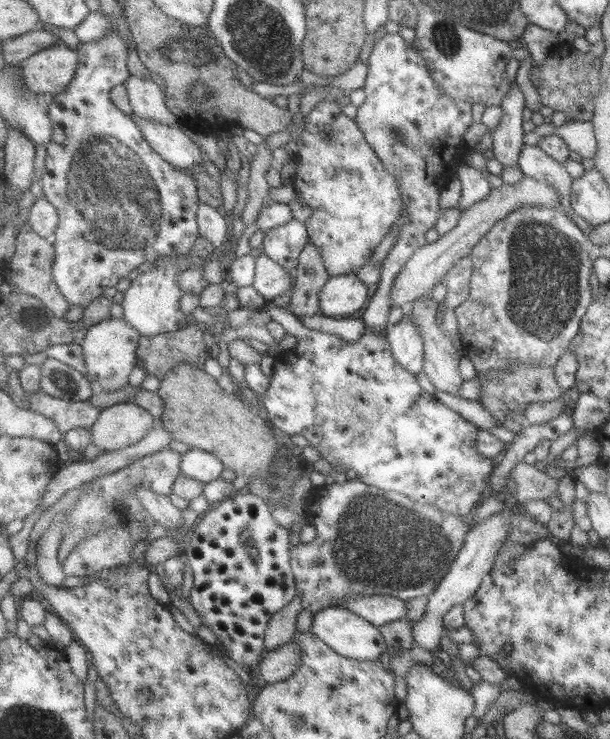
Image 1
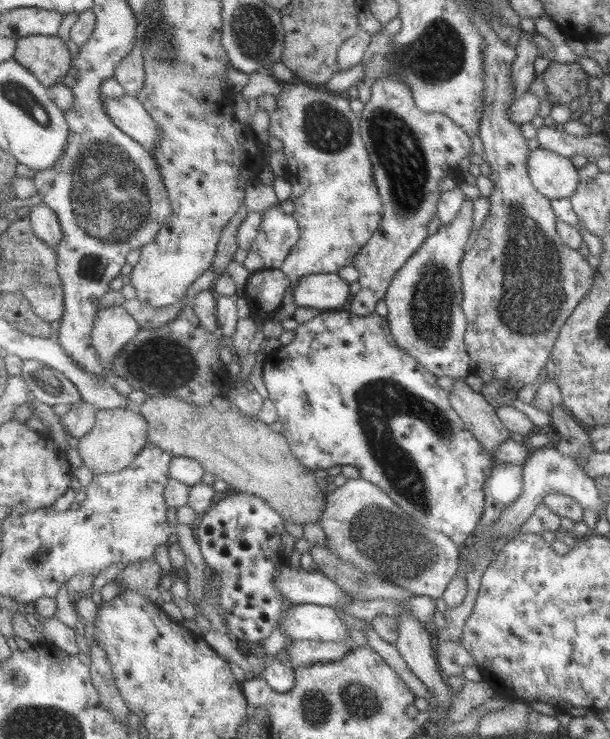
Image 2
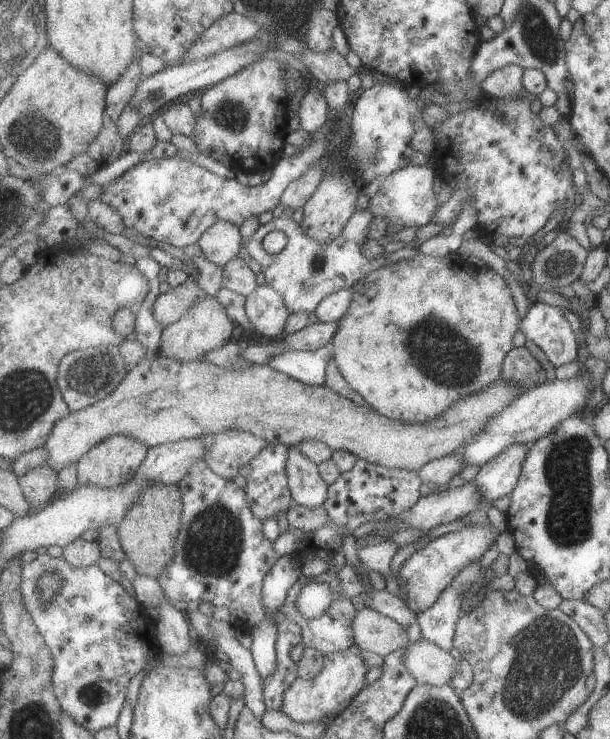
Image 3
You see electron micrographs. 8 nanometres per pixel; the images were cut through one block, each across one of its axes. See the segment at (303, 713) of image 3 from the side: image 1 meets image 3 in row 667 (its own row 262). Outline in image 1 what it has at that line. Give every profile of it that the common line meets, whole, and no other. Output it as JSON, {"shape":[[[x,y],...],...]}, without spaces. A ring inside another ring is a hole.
{"shape":[[[319,102],[306,116],[303,129],[292,180],[300,196],[313,207],[313,216],[305,222],[310,242],[321,249],[331,276],[356,274],[371,262],[375,248],[393,224],[400,222],[403,197],[399,181],[385,170],[356,119],[349,118],[339,104]]]}

